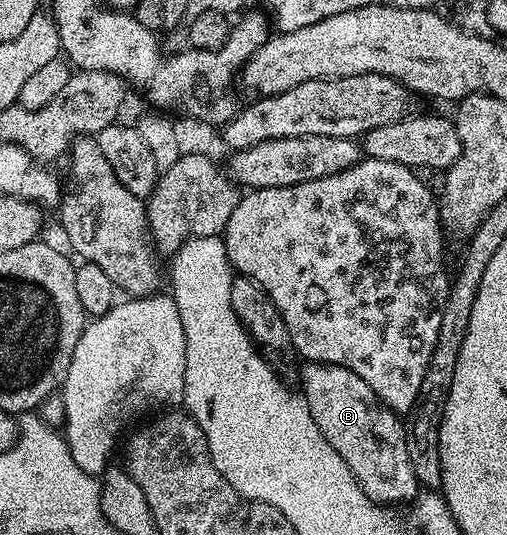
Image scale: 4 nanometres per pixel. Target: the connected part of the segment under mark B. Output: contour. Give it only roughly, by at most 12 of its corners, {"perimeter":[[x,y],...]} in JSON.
{"perimeter":[[301,365],[317,429],[384,506],[420,485],[405,423],[346,367]]}

